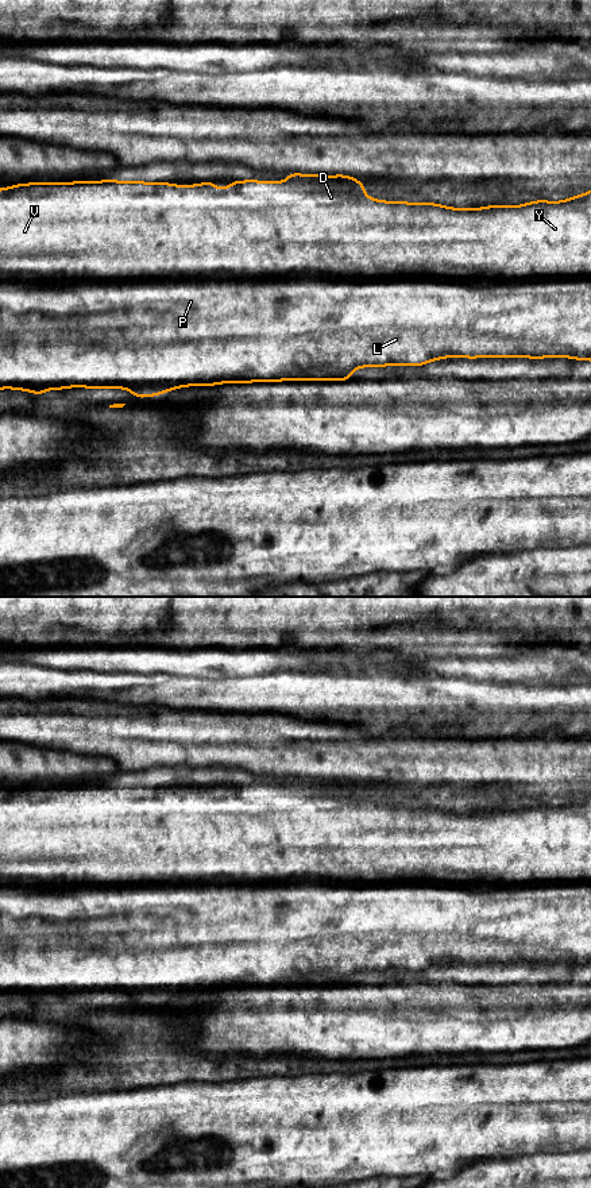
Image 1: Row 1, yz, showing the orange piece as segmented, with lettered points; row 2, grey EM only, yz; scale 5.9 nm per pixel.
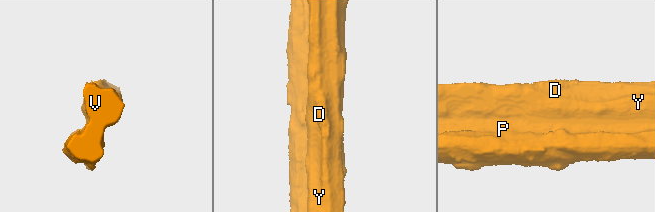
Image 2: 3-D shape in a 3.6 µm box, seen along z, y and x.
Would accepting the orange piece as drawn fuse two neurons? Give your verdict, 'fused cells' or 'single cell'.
fused cells

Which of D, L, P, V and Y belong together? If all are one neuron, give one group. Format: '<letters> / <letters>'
D V Y / L P

